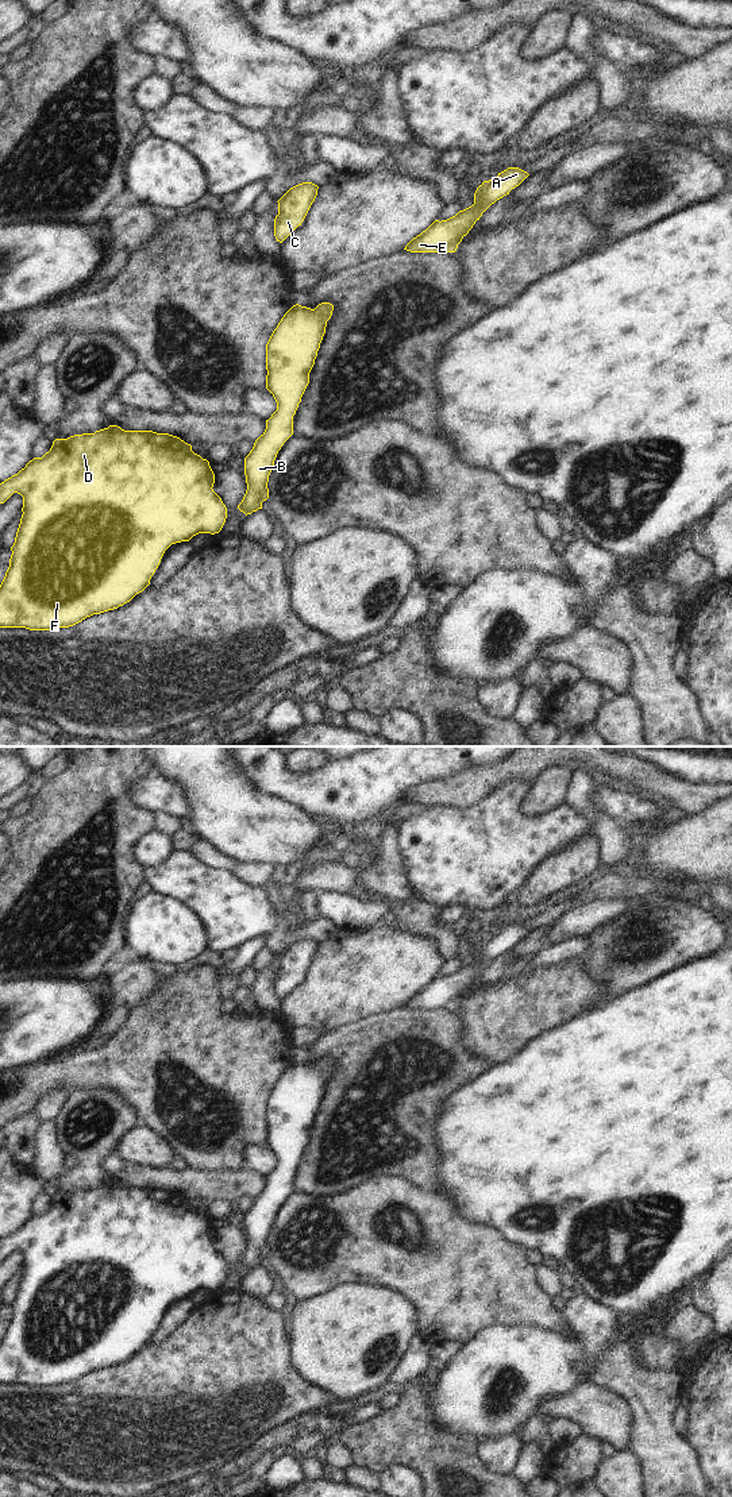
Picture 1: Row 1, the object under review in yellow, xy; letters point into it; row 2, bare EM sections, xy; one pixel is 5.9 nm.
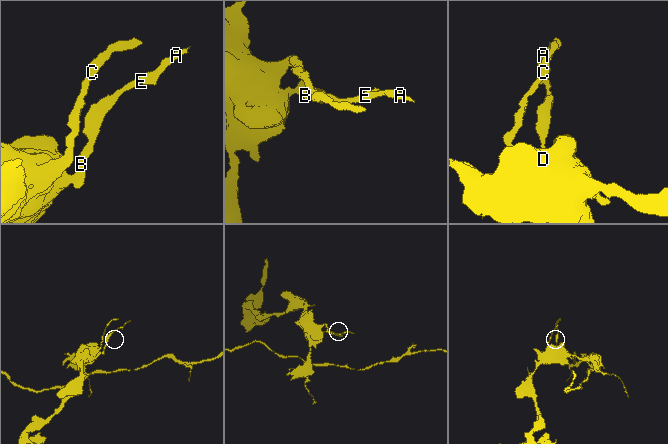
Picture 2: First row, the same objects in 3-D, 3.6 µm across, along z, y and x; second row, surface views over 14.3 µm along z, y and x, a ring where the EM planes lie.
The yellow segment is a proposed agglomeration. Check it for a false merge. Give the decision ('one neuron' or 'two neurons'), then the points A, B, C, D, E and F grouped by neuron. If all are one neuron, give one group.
one neuron | A B C D E F

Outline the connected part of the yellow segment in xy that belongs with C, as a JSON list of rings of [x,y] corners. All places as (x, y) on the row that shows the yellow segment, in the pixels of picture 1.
[[[303,182],[290,188],[277,202],[278,215],[274,219],[274,236],[282,243],[304,221],[319,186]]]

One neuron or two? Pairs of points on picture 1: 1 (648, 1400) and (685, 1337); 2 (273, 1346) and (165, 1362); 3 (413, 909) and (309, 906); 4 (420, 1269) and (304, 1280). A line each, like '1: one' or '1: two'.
1: two
2: one
3: two
4: one

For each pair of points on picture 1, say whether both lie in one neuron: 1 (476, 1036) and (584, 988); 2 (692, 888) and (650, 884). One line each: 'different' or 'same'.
1: same
2: same

